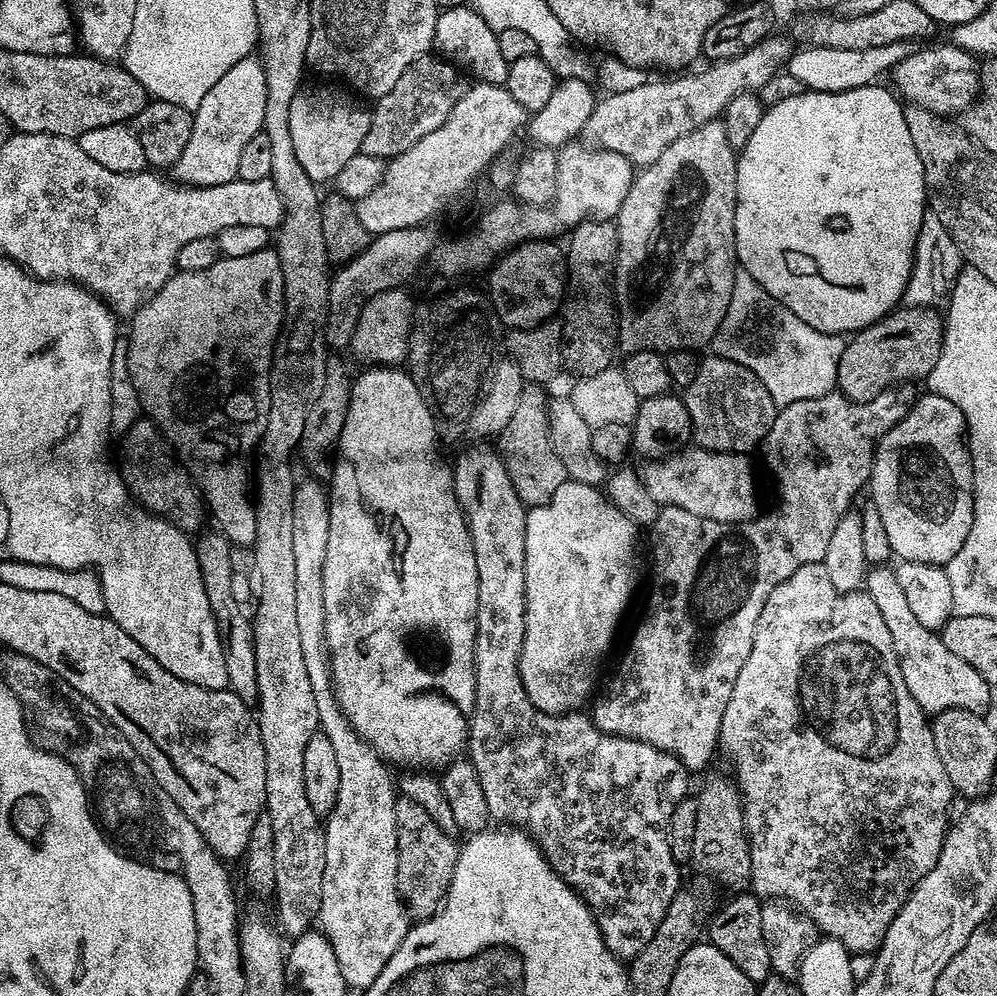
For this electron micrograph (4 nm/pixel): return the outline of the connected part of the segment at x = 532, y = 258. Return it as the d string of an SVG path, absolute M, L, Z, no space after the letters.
M551 239L525 240L503 253L491 265L491 272L487 291L501 325L532 328L557 315L566 292L566 256L561 245L559 248Z

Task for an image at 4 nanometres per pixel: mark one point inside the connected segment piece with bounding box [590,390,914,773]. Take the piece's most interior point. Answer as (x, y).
(710, 581)

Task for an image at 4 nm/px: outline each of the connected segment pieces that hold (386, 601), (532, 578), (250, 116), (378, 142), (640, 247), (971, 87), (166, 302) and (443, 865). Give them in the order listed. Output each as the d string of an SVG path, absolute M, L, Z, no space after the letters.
M372 366L352 382L352 397L350 410L346 410L346 426L342 426L340 442L336 445L336 455L330 477L330 495L328 509L330 510L330 542L326 542L326 574L322 574L322 590L326 597L326 646L330 650L332 663L332 685L334 694L338 698L338 706L342 706L344 717L354 726L354 730L376 753L389 765L401 764L404 770L440 770L452 763L465 751L468 742L468 722L474 710L476 701L476 615L478 614L478 562L474 562L474 546L472 545L472 532L468 529L468 520L460 508L460 503L454 490L452 469L449 461L444 461L440 448L436 445L436 427L438 421L432 411L426 406L422 394L418 394L418 386L414 386L412 377L407 371L396 366Z
M569 479L554 490L550 502L528 508L527 514L526 610L520 677L530 702L538 710L550 716L563 716L583 709L580 707L593 699L596 679L612 652L616 631L636 596L636 587L640 584L640 572L636 569L638 526L630 522L618 506L611 504L599 487Z
M251 55L242 58L242 62L234 62L234 66L230 66L230 70L226 70L226 74L222 74L222 78L214 82L214 86L210 86L206 98L202 98L202 102L194 110L190 142L186 142L186 150L182 150L178 162L172 165L171 175L179 183L191 184L194 188L222 186L222 182L237 179L238 164L241 161L242 150L245 149L246 142L249 142L250 138L263 129L266 94L266 70L263 69L262 60Z
M439 55L418 57L405 70L402 78L398 78L394 90L375 101L371 109L370 130L366 130L360 150L381 158L397 156L403 148L408 147L411 140L417 140L446 120L458 98L462 98L466 87L466 80L463 79L465 77L461 69L451 62L445 62Z
M719 119L706 122L690 134L682 134L678 142L670 142L653 164L641 167L635 173L630 190L616 211L614 223L618 234L618 250L616 263L612 269L612 290L616 305L616 338L621 353L655 352L657 350L697 350L703 344L711 345L716 339L716 331L726 318L726 310L730 306L730 294L734 290L734 282L738 271L736 243L734 242L734 210L736 209L736 158L737 149L730 146L730 138L726 138L726 130Z
M944 42L934 48L920 48L910 53L892 68L890 77L896 83L895 91L907 103L917 104L935 112L941 118L948 118L951 112L964 113L976 101L980 91L981 74L978 64L976 68L976 62L977 57L966 49L960 49L951 42Z
M269 246L254 254L246 254L242 258L223 257L214 262L214 266L206 266L204 270L193 272L177 271L169 276L143 306L130 317L132 329L128 332L128 373L134 382L134 390L138 390L143 411L154 421L157 429L166 437L167 443L174 449L189 475L200 489L207 507L216 515L222 531L229 540L244 546L255 545L256 542L256 505L250 491L250 477L254 472L254 453L257 451L264 431L268 429L268 415L272 401L272 357L278 337L282 332L284 315L284 279L282 278L282 262L275 247Z
M400 796L394 806L394 818L398 830L398 890L404 910L413 921L419 922L435 916L448 897L454 878L454 866L458 844L453 837L438 830L437 824L410 798Z

